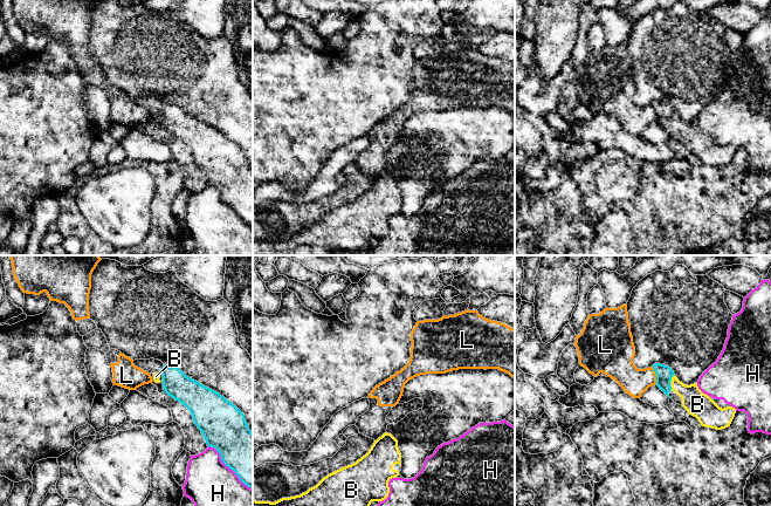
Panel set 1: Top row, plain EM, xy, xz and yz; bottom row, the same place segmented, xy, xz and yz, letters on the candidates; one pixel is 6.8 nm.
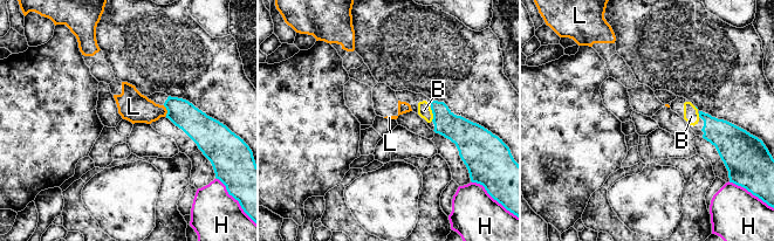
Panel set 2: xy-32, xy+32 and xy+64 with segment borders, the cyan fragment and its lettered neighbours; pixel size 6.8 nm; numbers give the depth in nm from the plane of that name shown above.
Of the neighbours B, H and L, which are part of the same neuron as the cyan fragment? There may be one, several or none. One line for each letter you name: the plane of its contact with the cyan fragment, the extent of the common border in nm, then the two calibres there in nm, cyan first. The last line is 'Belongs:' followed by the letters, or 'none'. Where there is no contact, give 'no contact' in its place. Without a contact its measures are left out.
B: contact in yz; length 70 nm; calibres 110 and 170 nm
Belongs: B

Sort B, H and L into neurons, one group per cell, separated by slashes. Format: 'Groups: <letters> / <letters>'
Groups: B / H / L

